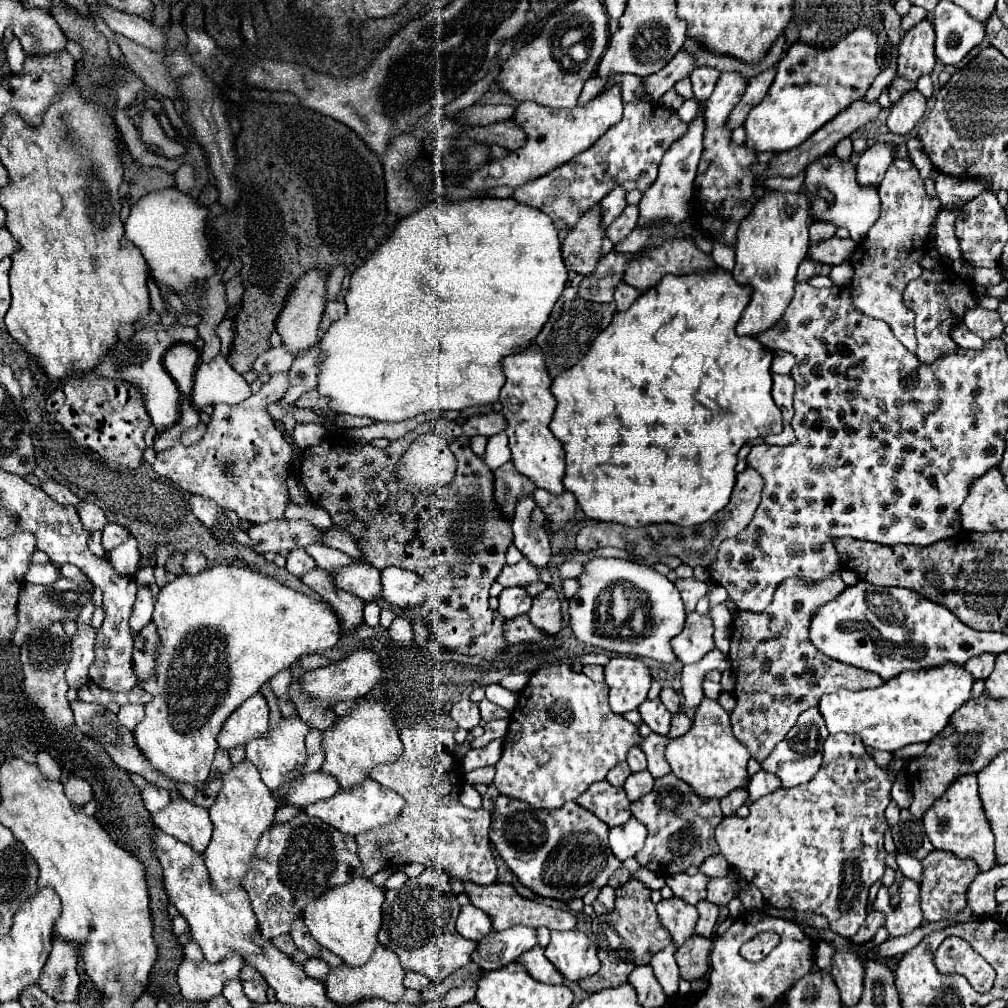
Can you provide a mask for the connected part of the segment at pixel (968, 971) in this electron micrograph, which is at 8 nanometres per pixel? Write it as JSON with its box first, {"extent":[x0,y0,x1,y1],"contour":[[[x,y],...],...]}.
{"extent":[935,937,995,993],"contour":[[[958,937],[946,938],[935,951],[935,967],[939,973],[959,973],[967,977],[977,993],[987,993],[995,981],[995,969],[971,949],[967,941]]]}

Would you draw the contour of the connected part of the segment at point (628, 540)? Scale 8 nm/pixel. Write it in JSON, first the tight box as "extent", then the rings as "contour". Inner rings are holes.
{"extent":[577,467,763,567],"contour":[[[747,467],[743,473],[737,475],[737,483],[735,489],[731,493],[731,501],[725,509],[721,509],[719,513],[715,513],[715,517],[711,517],[711,521],[697,525],[697,527],[677,527],[671,523],[661,523],[661,525],[647,525],[647,527],[625,527],[625,525],[615,525],[615,523],[601,523],[601,521],[593,521],[591,525],[587,525],[585,529],[579,531],[577,535],[577,549],[581,553],[589,553],[595,551],[599,547],[617,547],[623,549],[627,553],[635,553],[635,555],[675,555],[679,557],[685,565],[689,567],[707,567],[711,565],[711,559],[717,553],[717,547],[721,541],[725,541],[727,537],[735,537],[739,531],[743,531],[749,521],[753,519],[757,505],[761,501],[761,489],[763,489],[763,479],[761,475]]]}

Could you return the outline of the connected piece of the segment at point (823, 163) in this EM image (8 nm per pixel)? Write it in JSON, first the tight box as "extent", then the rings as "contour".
{"extent":[805,155,879,243],"contour":[[[825,155],[819,161],[815,161],[813,165],[807,167],[807,181],[805,181],[805,189],[807,191],[815,191],[819,187],[827,187],[833,195],[835,195],[835,203],[827,205],[823,199],[819,201],[819,197],[815,197],[813,201],[813,209],[819,221],[829,221],[835,223],[837,227],[845,227],[851,231],[851,239],[855,243],[863,241],[863,237],[867,235],[867,231],[871,229],[871,225],[877,221],[879,217],[879,195],[877,195],[877,187],[859,187],[855,181],[855,167],[849,161],[839,161],[835,155]]]}

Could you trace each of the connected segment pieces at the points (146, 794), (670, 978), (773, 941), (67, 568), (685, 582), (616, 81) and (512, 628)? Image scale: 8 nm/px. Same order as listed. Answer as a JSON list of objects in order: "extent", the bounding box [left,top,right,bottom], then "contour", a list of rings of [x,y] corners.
[{"extent":[141,787,171,813],"contour":[[[145,787],[145,789],[141,789],[141,797],[143,797],[145,807],[147,807],[149,813],[165,809],[169,805],[169,801],[171,801],[169,791],[159,789],[159,787]]]},{"extent":[651,943,679,997],"contour":[[[671,943],[669,947],[665,947],[661,953],[657,953],[653,959],[651,959],[651,967],[653,967],[653,973],[659,981],[659,985],[663,987],[663,993],[667,993],[667,997],[675,995],[677,993],[677,987],[679,987],[679,971],[677,971],[677,963],[675,963],[675,945]]]},{"extent":[741,931,779,961],"contour":[[[765,931],[757,937],[753,937],[753,941],[747,941],[743,947],[741,947],[741,955],[747,959],[747,961],[761,961],[763,957],[767,957],[771,953],[771,949],[779,943],[779,935],[777,933],[771,933],[771,931]]]},{"extent":[60,564,93,590],"contour":[[[65,564],[60,568],[60,573],[67,579],[83,583],[84,587],[89,587],[87,590],[92,590],[93,584],[84,578],[82,572],[74,565]]]},{"extent":[675,577,707,613],"contour":[[[691,577],[691,579],[677,579],[677,581],[675,581],[675,587],[677,587],[679,593],[681,593],[681,599],[683,599],[683,603],[685,603],[687,613],[695,611],[697,601],[707,593],[707,583],[705,583],[705,581],[699,581],[699,579],[695,579],[695,577]]]},{"extent":[603,75,643,103],"contour":[[[615,75],[611,79],[607,79],[603,91],[611,89],[613,85],[619,85],[621,87],[621,97],[625,103],[637,103],[637,93],[643,89],[643,83],[639,77],[633,77],[633,75]]]},{"extent":[505,615,545,645],"contour":[[[521,615],[517,619],[507,621],[507,631],[505,631],[505,639],[511,645],[517,643],[541,643],[545,639],[545,633],[541,629],[537,629],[535,625],[531,625],[527,615]]]}]

